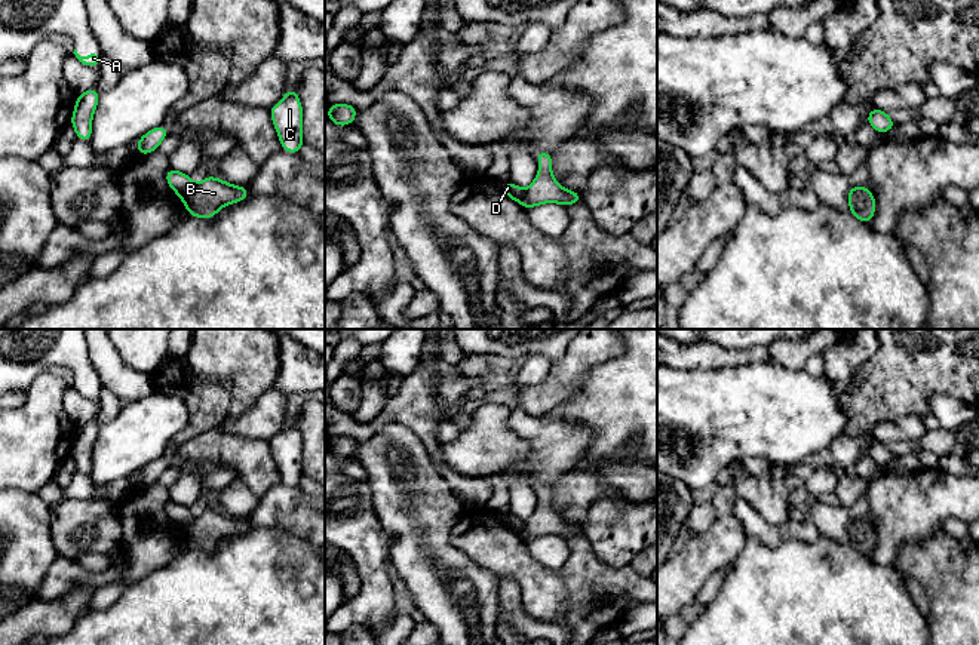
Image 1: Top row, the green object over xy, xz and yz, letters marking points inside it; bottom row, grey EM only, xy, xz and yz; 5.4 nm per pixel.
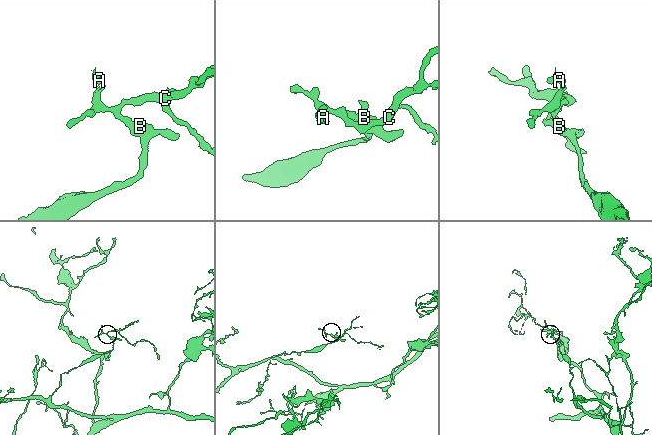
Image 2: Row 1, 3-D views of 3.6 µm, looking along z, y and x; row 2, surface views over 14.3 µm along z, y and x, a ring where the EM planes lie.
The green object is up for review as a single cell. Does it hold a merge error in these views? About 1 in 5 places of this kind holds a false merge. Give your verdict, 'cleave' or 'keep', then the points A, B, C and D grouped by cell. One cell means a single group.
cleave | A C D / B

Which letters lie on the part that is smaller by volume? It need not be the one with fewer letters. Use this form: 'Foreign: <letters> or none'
Foreign: A, C, D

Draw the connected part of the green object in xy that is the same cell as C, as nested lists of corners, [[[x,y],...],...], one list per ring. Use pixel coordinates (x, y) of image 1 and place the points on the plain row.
[[[291,420],[282,433],[268,440],[273,458],[279,467],[282,482],[291,486],[300,485],[303,474],[303,437],[297,420]]]

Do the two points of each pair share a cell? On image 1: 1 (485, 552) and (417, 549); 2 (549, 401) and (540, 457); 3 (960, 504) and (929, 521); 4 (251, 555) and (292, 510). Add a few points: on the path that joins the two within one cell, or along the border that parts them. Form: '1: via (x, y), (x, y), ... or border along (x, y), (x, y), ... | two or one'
1: border along (462, 516), (451, 530), (450, 543), (490, 570) | two
2: border along (519, 407), (530, 414), (543, 417) | two
3: via (953, 504), (945, 504), (936, 513) | one
4: border along (251, 524), (260, 528), (285, 530), (309, 541) | two

